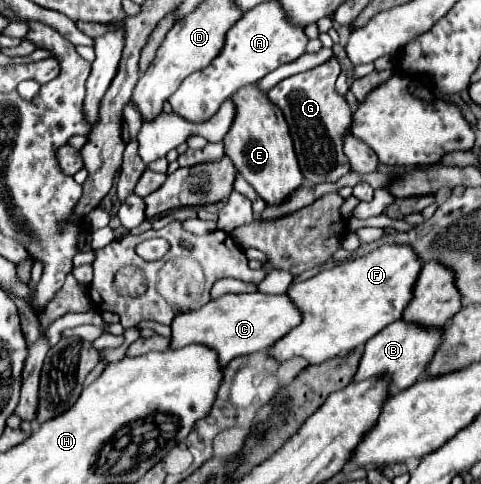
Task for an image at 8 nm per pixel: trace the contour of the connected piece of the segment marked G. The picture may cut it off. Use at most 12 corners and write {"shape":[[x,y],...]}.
{"shape":[[336,56],[268,92],[312,184],[350,172]]}

